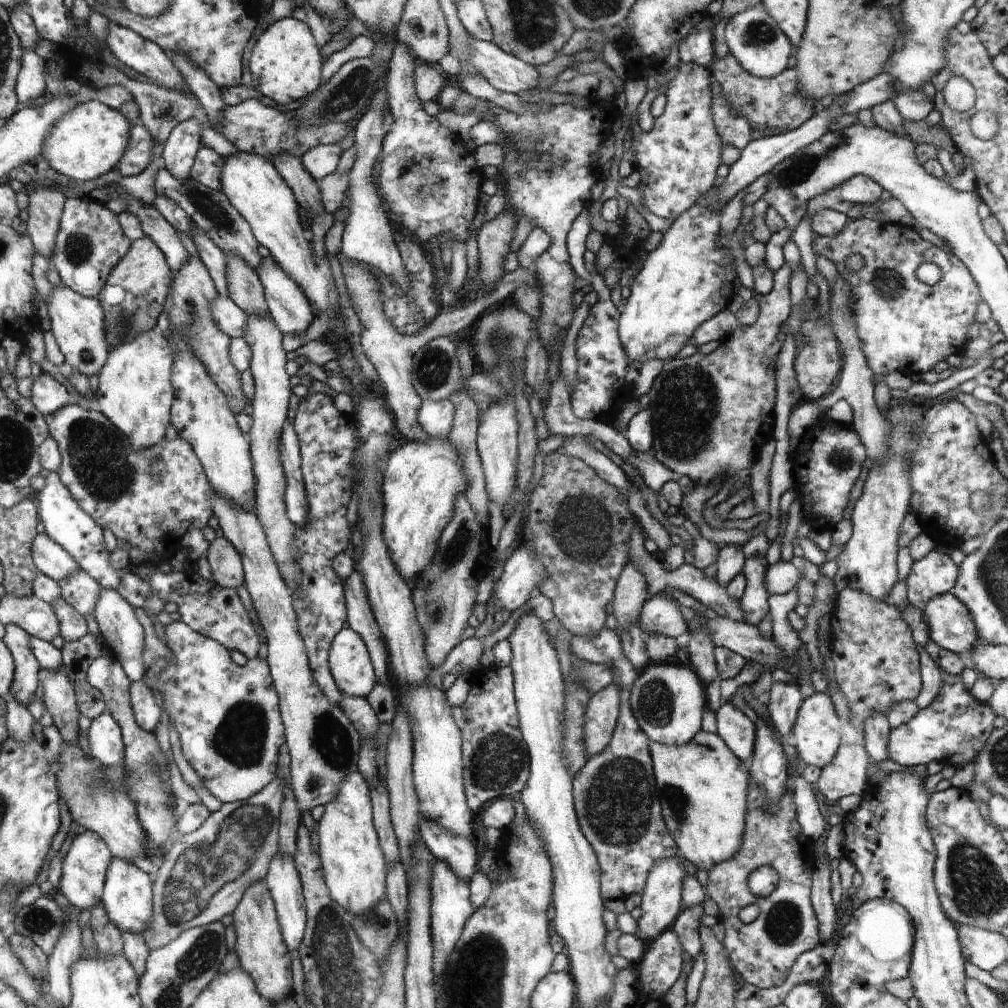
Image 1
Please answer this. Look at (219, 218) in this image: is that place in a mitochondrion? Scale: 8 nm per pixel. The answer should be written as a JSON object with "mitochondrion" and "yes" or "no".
{"mitochondrion":"yes"}

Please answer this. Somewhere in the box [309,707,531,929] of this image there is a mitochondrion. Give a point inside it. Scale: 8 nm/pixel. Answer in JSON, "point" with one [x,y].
{"point":[496,763]}

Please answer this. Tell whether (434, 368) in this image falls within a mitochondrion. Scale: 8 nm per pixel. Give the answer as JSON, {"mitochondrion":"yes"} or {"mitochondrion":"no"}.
{"mitochondrion":"yes"}

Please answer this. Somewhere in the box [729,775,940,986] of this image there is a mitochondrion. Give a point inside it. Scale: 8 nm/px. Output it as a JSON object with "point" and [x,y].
{"point":[785,922]}

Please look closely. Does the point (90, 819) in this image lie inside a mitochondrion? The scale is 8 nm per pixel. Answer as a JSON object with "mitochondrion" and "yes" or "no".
{"mitochondrion":"no"}

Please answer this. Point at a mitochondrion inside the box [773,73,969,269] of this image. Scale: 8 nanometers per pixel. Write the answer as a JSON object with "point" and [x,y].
{"point":[796,98]}

